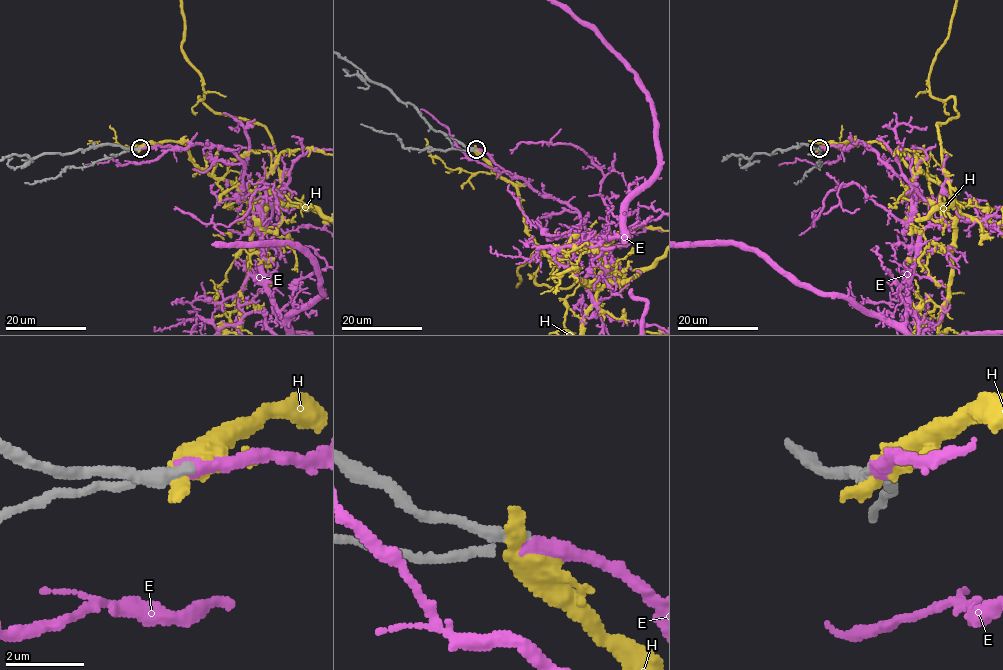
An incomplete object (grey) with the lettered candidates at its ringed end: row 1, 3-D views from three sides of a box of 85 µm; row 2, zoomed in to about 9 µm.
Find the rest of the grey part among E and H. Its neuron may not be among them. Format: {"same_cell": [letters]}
{"same_cell": ["E"]}

